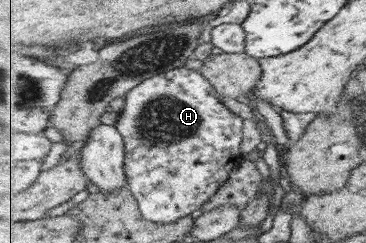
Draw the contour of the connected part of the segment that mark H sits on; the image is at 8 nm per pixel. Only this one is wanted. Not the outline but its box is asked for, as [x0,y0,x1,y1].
[115,67,243,224]

